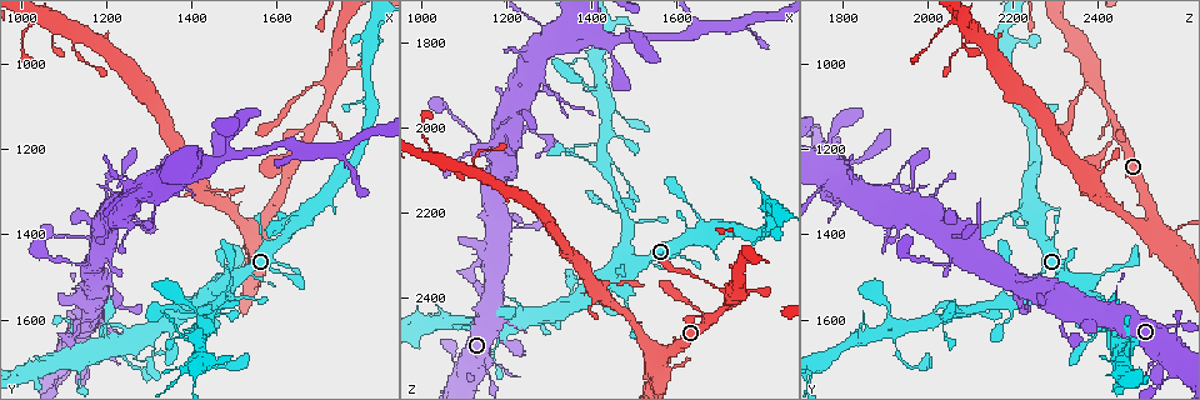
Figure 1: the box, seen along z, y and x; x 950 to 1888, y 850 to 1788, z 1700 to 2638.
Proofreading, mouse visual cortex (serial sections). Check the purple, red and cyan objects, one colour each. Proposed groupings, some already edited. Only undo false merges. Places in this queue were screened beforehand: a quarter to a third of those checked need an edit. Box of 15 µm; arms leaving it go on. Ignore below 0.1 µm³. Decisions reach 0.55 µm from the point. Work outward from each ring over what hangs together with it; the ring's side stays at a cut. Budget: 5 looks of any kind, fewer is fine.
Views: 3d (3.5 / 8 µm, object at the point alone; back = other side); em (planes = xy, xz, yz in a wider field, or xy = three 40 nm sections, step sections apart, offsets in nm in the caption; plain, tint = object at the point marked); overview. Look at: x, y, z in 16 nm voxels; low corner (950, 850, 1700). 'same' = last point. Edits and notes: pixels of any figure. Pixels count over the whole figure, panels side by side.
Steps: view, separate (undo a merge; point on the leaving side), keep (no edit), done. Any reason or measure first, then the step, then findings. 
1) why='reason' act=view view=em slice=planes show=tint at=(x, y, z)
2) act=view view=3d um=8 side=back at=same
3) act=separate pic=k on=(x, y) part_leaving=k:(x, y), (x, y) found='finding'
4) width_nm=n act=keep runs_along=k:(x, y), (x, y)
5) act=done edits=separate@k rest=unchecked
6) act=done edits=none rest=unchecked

why='branch point' act=view view=3d um=3.5 side=back at=(1675, 1175, 2450)

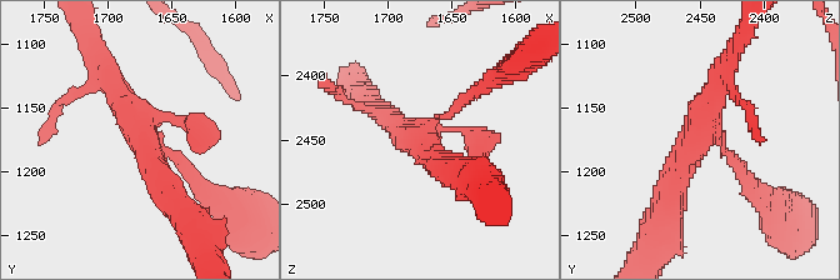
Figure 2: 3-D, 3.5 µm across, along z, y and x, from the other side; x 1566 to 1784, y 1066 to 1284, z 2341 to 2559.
act=view view=em slice=planes show=tint at=(1674, 1170, 2448)

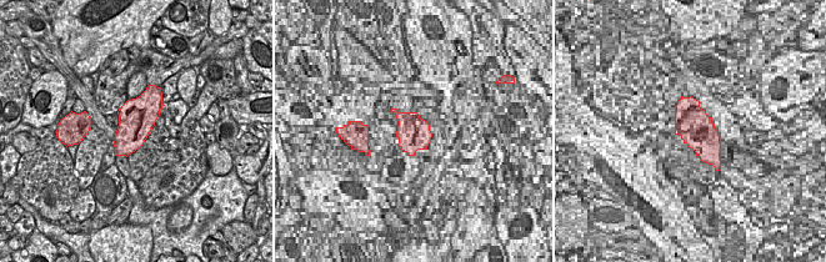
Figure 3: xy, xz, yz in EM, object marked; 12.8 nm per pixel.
act=keep runs_along=2:(171, 198), (105, 64) found='continuous, no second cell'

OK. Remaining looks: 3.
why='two arms in line, one across' act=view view=3d um=3.5 at=(1725, 1050, 2400)

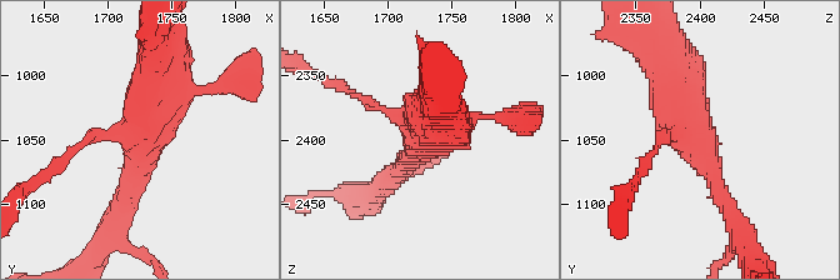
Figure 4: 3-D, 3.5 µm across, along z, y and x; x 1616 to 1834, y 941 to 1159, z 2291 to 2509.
act=keep runs_along=4:(726, 204), (685, 116), (673, 58) found='continuous, no second cell'

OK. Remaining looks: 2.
act=done edits=none rest=unchecked

